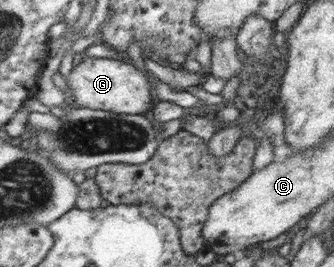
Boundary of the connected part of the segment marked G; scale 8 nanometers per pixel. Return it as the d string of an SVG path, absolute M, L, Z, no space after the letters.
M83 58L71 68L66 81L69 102L77 107L104 110L115 114L142 114L151 106L151 92L147 78L133 66L120 59Z

